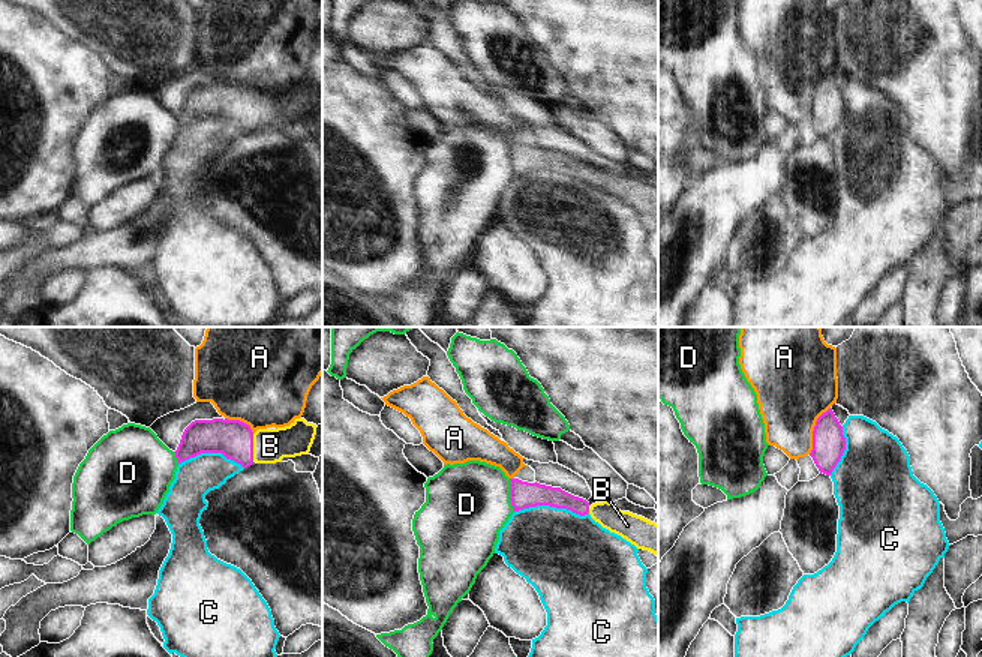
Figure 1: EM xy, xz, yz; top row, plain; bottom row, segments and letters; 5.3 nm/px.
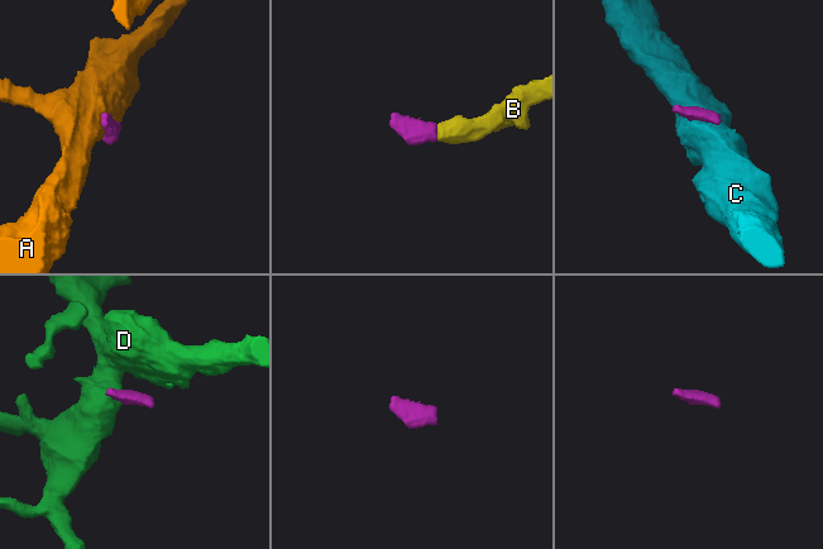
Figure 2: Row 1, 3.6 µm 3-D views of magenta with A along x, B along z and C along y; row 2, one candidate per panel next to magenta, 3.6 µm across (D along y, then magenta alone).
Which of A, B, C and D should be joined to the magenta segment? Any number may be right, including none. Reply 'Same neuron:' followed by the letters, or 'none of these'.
Same neuron: B

